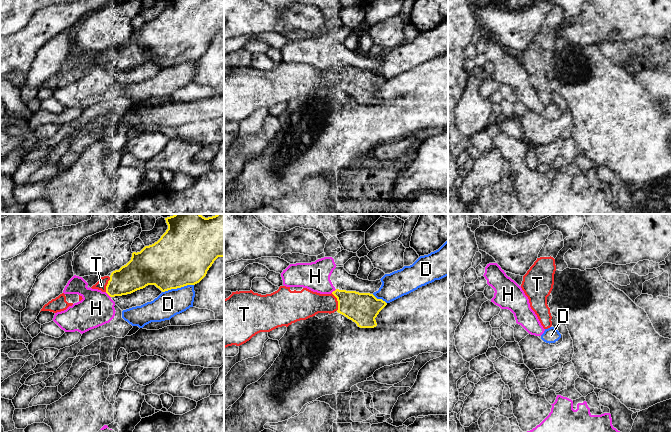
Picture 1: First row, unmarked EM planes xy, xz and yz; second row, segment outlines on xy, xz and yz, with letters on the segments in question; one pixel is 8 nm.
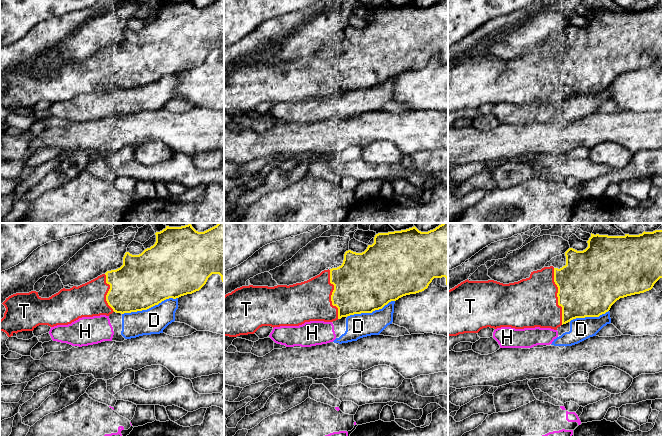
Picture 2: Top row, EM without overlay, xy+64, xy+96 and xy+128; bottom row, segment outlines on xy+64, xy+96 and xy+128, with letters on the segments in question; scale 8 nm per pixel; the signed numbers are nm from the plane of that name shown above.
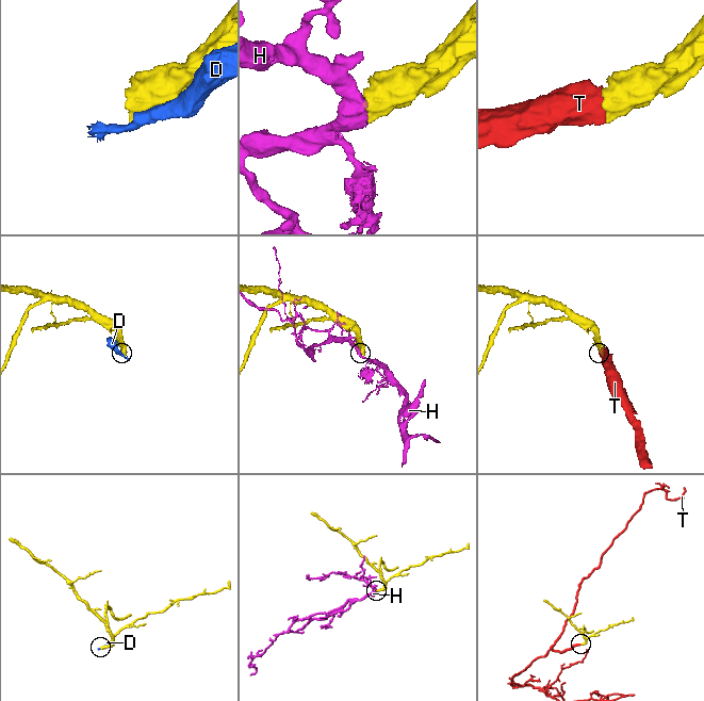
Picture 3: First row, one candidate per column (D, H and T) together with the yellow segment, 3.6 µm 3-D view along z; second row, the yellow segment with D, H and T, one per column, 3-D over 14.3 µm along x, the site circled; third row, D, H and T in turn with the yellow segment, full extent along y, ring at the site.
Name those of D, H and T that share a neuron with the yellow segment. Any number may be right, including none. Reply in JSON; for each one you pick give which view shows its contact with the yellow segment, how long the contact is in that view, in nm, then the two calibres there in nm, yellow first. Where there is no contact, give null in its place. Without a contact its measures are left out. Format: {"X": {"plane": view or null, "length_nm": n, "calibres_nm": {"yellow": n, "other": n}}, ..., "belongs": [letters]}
{"T": {"plane": "xz", "length_nm": 150, "calibres_nm": {"yellow": 260, "other": 220}}, "belongs": ["T"]}

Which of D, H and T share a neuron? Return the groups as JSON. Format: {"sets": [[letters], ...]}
{"sets": [["D", "H"], ["T"]]}

